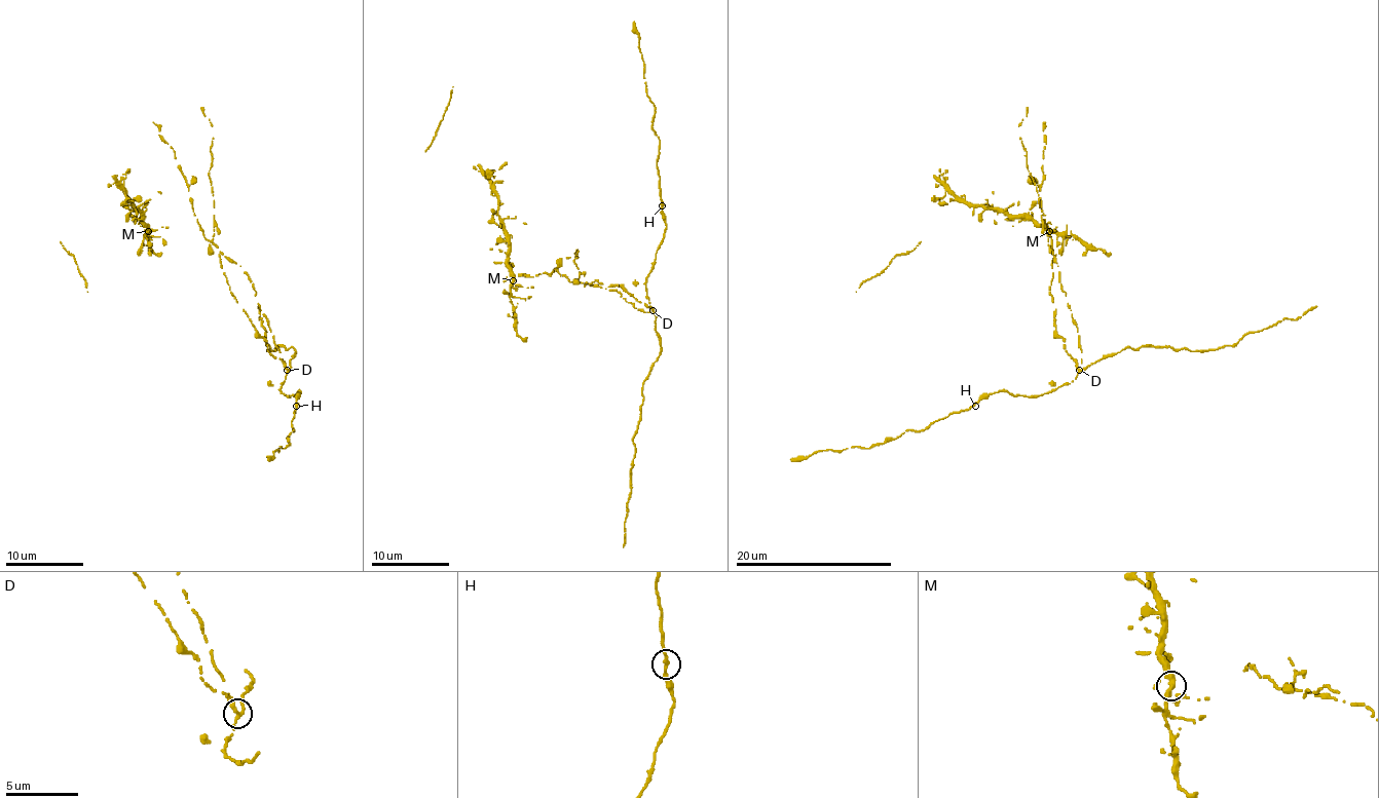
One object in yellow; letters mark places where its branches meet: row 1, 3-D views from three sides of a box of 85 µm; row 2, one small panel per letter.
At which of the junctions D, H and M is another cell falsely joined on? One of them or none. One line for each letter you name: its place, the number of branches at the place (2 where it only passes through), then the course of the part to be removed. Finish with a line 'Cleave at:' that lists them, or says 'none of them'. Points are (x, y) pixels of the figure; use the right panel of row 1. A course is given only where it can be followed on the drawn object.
D: at (1079, 370); 3 branches meet; foreign part runs (1079, 370), (1055, 329), (1049, 294), (1053, 253), (1042, 220), (1042, 200), (1020, 139), (1028, 108)
Cleave at: D

